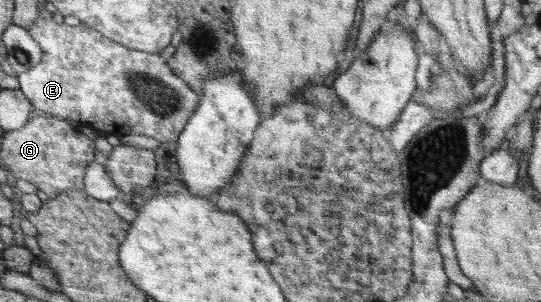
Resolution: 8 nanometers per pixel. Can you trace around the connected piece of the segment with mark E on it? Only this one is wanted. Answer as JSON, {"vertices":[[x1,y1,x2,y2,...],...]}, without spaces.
{"vertices":[[55,17,52,20,38,18,28,31,38,39,44,58,38,67,29,73,19,75,21,88,31,99,33,107,48,115,62,119,72,119,78,124,90,126,105,134,128,136,143,134,160,142,173,142,182,133,189,119,201,104,201,96,179,75,174,74,169,63,160,55,136,50,116,42,98,32,96,28,81,23,70,26]]}

